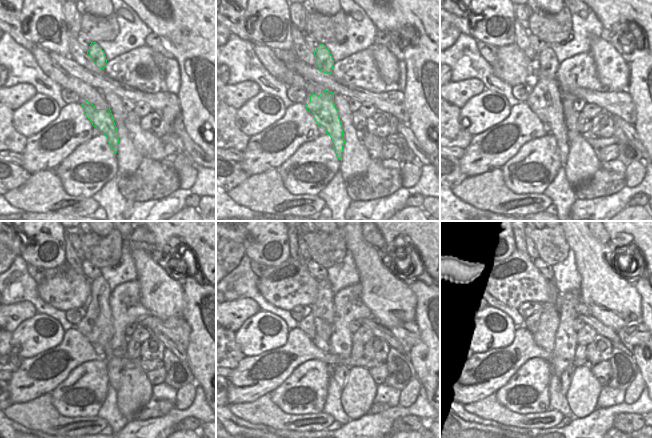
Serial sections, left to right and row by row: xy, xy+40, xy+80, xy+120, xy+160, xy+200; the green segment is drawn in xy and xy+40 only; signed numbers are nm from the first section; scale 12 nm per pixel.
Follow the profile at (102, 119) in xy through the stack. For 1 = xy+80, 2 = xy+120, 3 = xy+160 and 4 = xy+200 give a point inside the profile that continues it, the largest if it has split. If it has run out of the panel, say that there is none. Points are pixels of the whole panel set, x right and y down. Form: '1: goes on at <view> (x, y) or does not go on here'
1: goes on at xy+80 (549, 108)
2: goes on at xy+120 (100, 331)
3: goes on at xy+160 (325, 295)
4: goes on at xy+200 (566, 377)

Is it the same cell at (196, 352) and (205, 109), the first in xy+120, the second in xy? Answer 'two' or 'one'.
one

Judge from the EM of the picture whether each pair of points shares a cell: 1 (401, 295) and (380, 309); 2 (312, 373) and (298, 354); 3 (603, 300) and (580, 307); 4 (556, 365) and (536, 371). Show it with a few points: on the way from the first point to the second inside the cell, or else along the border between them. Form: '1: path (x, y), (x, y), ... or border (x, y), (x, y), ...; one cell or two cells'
1: path (396, 300), (385, 309); one cell
2: border (327, 363), (306, 360), (288, 378); two cells
3: border (578, 291), (581, 300), (593, 314); two cells
4: border (549, 362), (551, 376); two cells

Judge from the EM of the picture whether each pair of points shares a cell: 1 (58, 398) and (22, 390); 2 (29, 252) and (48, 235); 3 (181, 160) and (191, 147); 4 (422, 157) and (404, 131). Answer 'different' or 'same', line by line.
1: different
2: same
3: different
4: same

